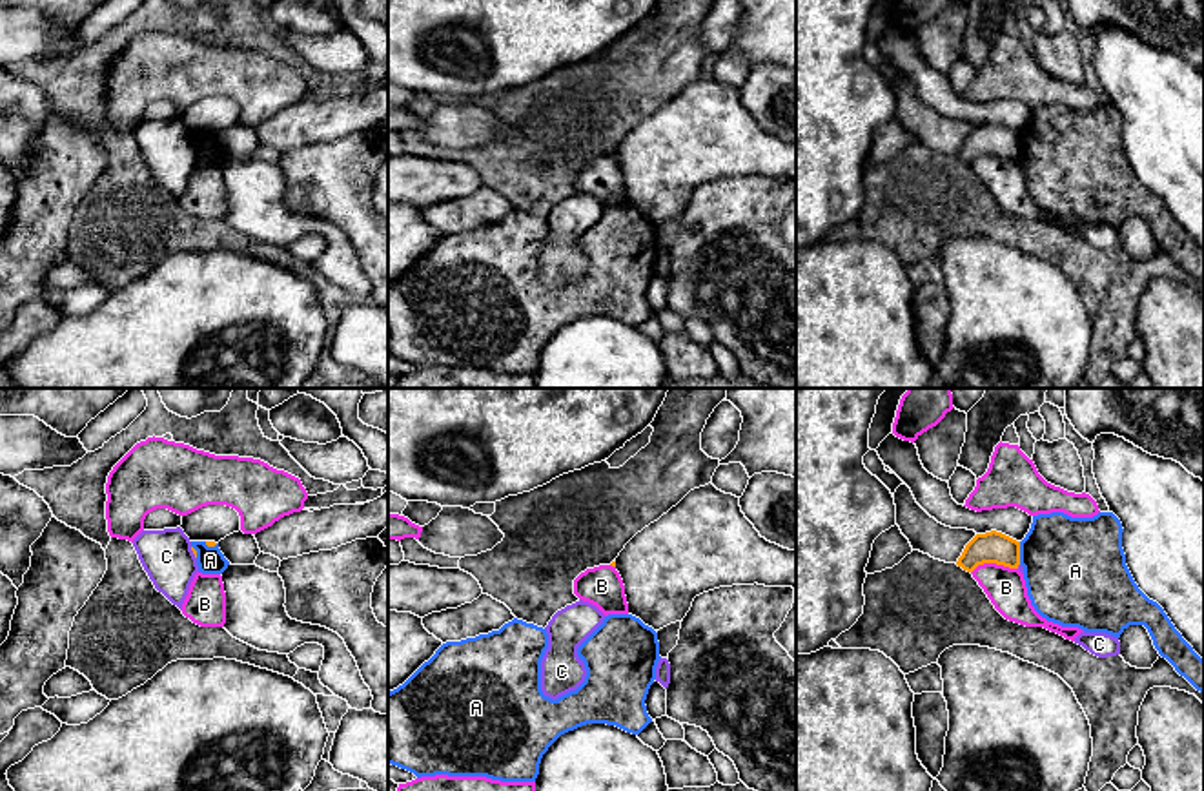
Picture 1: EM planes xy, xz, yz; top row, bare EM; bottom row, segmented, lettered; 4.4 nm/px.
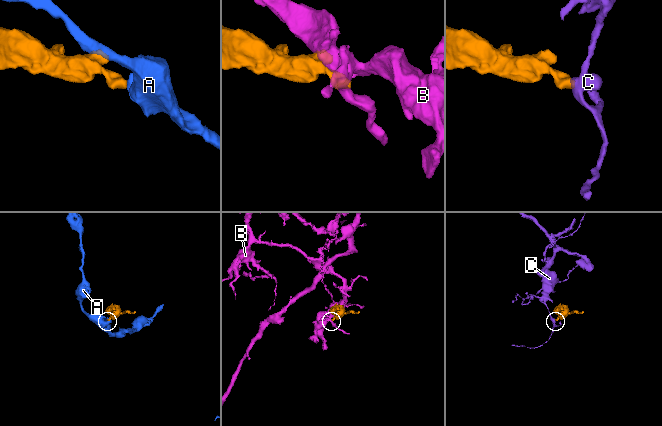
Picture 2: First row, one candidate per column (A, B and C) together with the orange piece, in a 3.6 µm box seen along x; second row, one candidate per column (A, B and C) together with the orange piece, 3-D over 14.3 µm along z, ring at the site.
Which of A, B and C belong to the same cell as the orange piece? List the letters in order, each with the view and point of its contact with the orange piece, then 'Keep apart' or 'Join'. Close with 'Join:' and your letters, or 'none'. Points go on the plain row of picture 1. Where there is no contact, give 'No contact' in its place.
A: Touches orange at yz (1019, 144). Keep apart
B: Touches orange at yz (993, 154). Keep apart
C: Touches orange at xy (193, 144). Keep apart
Join: none

